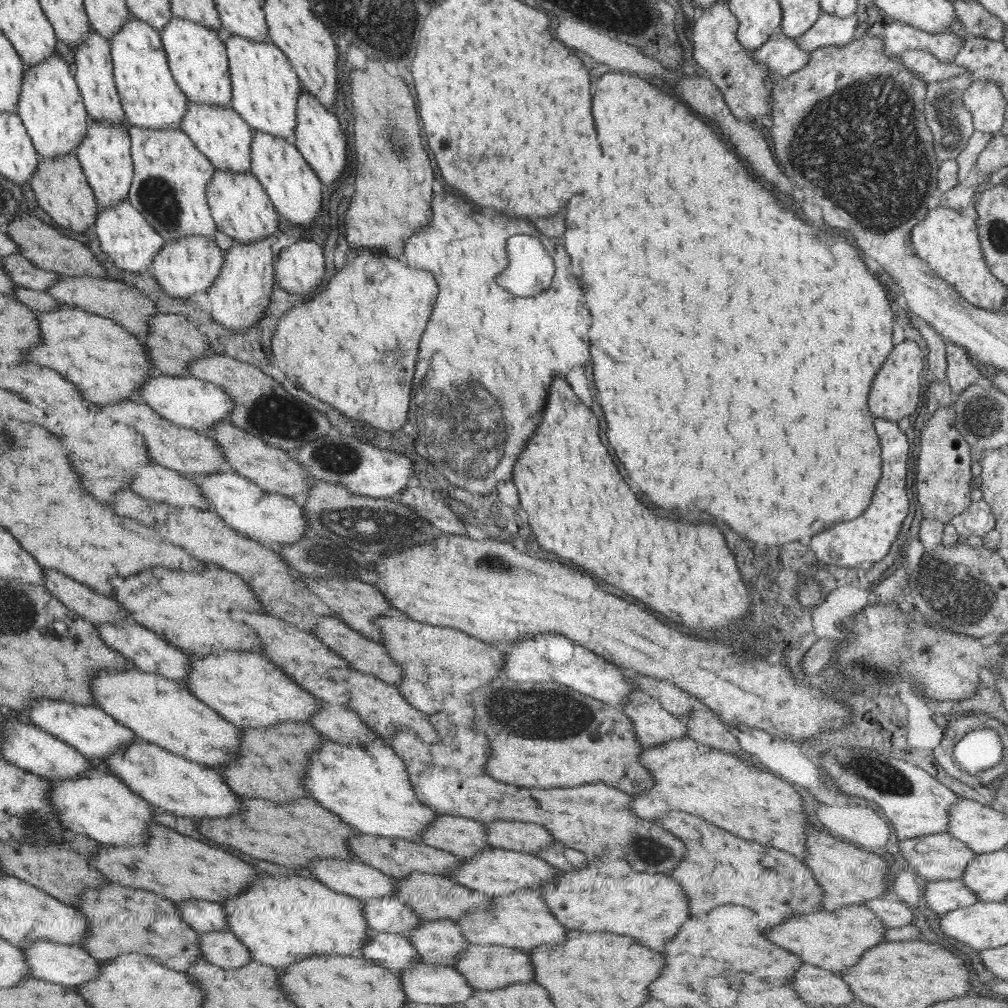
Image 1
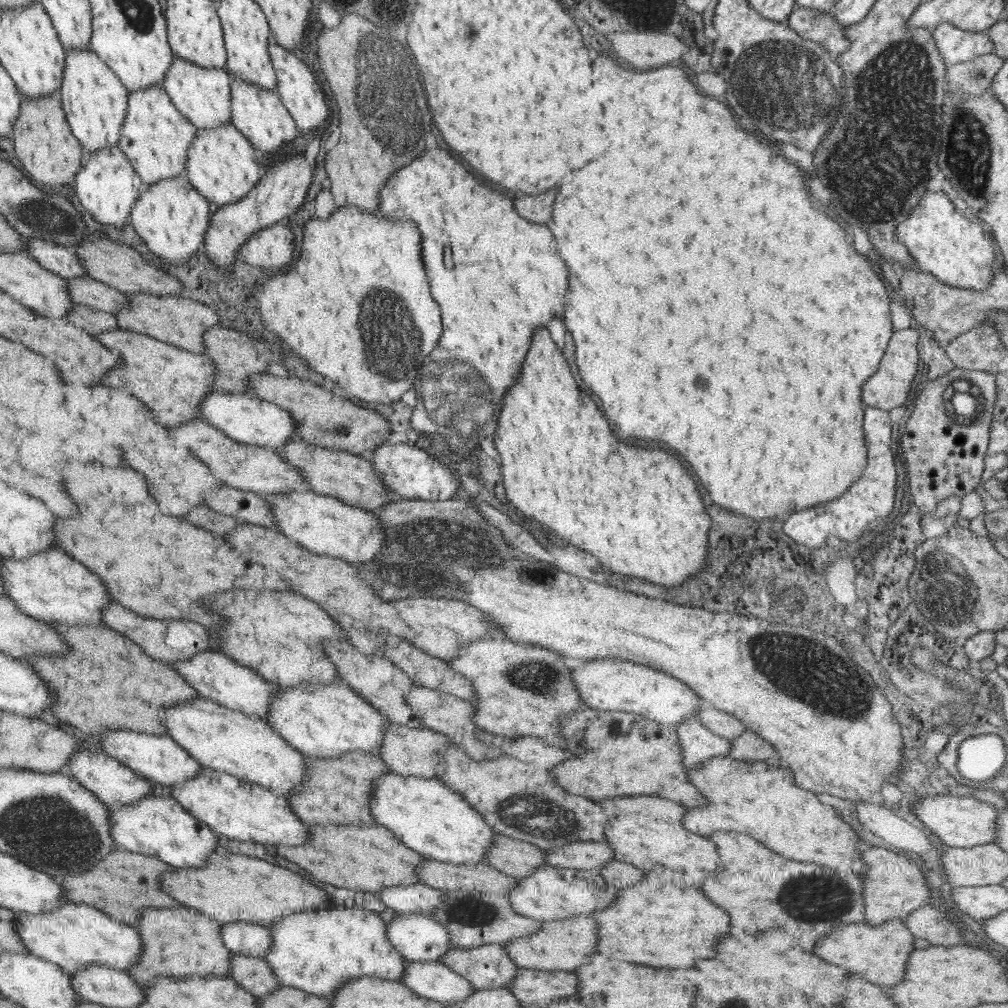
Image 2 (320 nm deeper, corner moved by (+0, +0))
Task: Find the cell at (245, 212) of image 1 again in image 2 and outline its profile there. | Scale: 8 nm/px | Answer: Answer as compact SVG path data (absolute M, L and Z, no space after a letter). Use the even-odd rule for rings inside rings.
M232 122L211 129L197 129L185 168L192 186L218 207L246 198L262 178L262 166L253 143Z

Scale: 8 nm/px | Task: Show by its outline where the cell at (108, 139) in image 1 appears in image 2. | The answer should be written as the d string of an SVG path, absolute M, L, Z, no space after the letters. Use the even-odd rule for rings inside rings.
M92 49L66 51L64 82L57 93L73 134L88 154L105 146L118 145L128 109L129 89Z

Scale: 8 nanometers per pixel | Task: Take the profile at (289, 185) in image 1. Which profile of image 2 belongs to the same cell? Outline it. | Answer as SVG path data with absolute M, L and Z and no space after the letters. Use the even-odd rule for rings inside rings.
M232 75L232 118L231 122L237 127L246 138L253 143L258 150L266 152L270 156L278 154L284 150L292 140L296 140L301 135L297 123L281 101L280 95L276 90L265 89L264 87L243 81L240 77Z

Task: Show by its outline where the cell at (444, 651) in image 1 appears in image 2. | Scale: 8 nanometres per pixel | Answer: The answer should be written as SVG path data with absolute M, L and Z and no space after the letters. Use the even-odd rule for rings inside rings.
M500 636L484 638L465 644L456 658L447 663L472 682L475 689L475 722L487 733L504 736L557 736L563 739L561 718L581 710L586 704L572 682L572 669L557 652L526 643L516 643Z

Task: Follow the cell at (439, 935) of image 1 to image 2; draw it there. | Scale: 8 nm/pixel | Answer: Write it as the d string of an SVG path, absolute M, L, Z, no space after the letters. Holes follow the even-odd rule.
M484 943L470 950L450 948L439 961L467 978L477 990L506 989L519 969L500 943Z

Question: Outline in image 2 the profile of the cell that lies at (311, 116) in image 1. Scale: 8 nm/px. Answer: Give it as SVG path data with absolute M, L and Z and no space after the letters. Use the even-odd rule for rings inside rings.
M270 39L269 54L277 73L276 91L280 95L281 101L285 103L286 108L290 110L290 114L293 115L298 130L307 135L314 130L318 130L318 128L322 128L324 120L328 118L328 106L326 106L324 94L322 94L322 88L316 84L310 68L298 56L288 52L274 39Z

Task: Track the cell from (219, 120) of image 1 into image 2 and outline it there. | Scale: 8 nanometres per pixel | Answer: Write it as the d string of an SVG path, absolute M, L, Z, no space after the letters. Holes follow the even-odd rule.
M174 55L172 68L163 82L175 106L198 129L211 129L231 122L232 78L225 68L201 67Z

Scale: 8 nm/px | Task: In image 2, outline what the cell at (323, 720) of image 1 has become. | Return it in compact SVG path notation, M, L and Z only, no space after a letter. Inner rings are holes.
M389 723L378 756L387 764L390 772L400 776L437 777L440 769L438 755L442 756L442 733L428 727L412 728Z

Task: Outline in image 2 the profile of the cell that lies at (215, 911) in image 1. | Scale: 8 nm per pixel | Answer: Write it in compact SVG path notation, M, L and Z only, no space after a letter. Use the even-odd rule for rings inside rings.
M226 923L222 927L222 932L226 948L244 956L266 958L274 941L268 927L257 923Z

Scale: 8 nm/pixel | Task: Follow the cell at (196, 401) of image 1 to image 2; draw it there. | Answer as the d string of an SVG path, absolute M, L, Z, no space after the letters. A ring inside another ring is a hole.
M209 392L198 407L198 419L212 424L214 428L222 431L228 438L246 445L257 445L277 451L286 443L294 440L296 422L294 418L278 407L277 404L266 402L251 392L245 394L230 394L224 392Z

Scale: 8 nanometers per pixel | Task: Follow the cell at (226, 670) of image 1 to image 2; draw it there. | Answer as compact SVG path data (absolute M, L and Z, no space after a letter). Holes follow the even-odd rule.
M337 682L330 685L306 684L296 688L278 686L277 696L271 702L266 722L304 755L313 758L336 758L347 752L362 752L372 756L378 754L385 738L385 728L391 721L354 689Z

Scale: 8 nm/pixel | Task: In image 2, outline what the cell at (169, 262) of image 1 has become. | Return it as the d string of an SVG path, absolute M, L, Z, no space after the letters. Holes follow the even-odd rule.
M182 171L178 176L171 179L164 179L144 186L144 191L137 198L128 222L132 223L134 230L144 240L149 250L166 262L177 265L188 262L188 259L203 247L210 220L212 217L210 216L209 200L192 186L188 174Z

